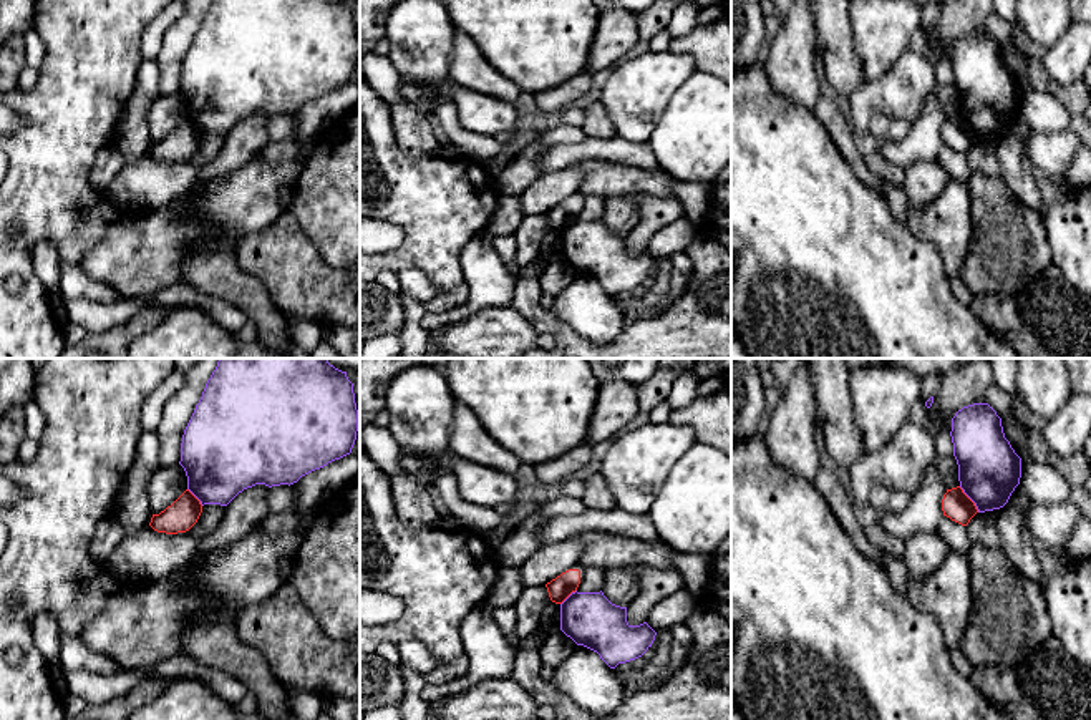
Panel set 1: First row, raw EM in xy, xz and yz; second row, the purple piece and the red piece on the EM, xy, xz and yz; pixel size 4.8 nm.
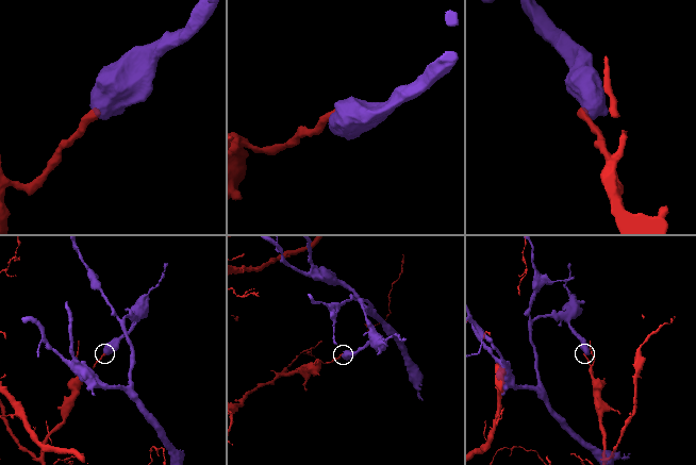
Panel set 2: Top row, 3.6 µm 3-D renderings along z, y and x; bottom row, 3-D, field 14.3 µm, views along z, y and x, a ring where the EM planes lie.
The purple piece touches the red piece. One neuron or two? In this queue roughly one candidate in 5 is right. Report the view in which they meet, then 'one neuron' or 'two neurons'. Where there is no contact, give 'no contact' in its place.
meets purple in yz; two neurons

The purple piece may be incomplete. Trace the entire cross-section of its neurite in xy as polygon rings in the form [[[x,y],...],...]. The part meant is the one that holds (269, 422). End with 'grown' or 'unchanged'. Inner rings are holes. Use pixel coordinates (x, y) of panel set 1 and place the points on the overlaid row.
[[[221,358],[184,430],[179,465],[202,506],[227,506],[247,488],[290,486],[350,455],[356,431],[353,383],[327,358]]]; unchanged

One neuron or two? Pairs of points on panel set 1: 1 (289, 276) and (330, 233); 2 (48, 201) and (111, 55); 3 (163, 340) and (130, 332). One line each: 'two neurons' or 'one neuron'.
1: two neurons
2: one neuron
3: two neurons

